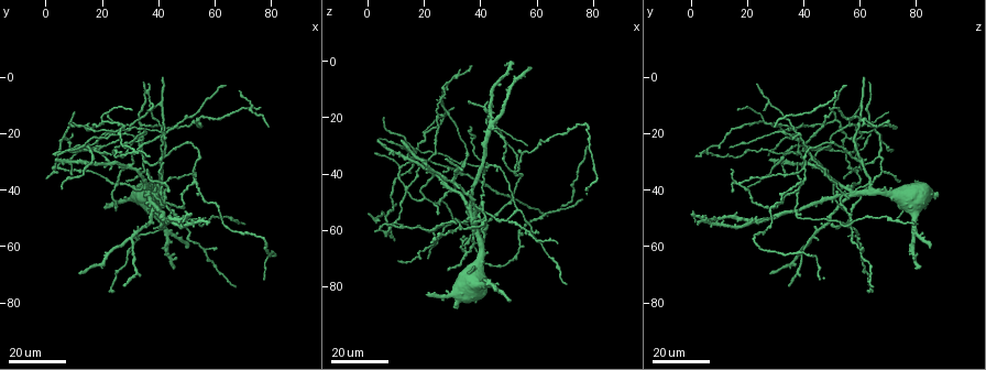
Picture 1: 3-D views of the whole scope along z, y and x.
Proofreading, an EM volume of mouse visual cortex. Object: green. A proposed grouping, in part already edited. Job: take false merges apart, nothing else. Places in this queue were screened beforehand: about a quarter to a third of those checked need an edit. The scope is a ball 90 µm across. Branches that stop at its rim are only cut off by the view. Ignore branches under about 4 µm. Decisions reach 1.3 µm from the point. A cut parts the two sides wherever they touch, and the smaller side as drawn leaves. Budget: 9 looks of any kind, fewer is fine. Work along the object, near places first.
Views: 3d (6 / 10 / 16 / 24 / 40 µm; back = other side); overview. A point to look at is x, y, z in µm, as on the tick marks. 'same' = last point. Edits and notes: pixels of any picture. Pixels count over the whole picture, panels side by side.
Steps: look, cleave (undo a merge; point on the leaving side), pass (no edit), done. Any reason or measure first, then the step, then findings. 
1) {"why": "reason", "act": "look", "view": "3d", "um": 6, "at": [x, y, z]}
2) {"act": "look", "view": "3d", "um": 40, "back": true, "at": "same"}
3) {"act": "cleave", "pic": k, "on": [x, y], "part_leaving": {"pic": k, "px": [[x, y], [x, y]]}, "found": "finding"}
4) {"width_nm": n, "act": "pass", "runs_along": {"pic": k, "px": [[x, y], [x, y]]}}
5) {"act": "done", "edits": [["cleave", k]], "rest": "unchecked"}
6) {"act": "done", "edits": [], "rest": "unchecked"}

{"why": "a fork", "act": "look", "view": "3d", "um": 16, "at": [20, 15, 25]}

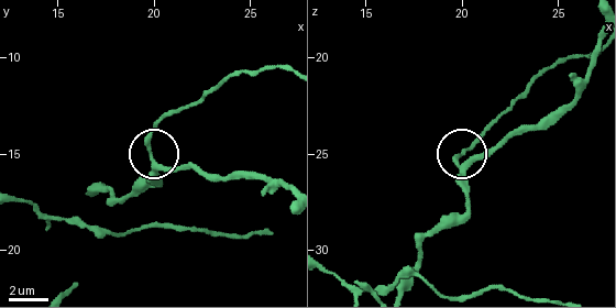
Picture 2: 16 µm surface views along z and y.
{"act": "look", "view": "3d", "um": 10, "at": [20.0, 15.4, 25.7]}

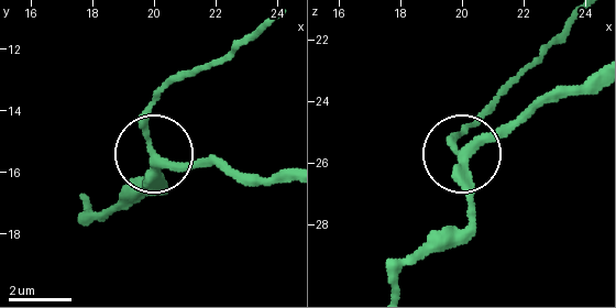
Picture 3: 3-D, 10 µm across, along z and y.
{"act": "pass", "runs_along": {"pic": 3, "px": [[84, 206], [106, 211], [161, 188], [144, 124], [157, 88]]}, "found": "all the same neuron"}

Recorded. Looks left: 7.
{"why": "four arms meet", "act": "look", "view": "3d", "um": 16, "at": [42, 39, 16]}

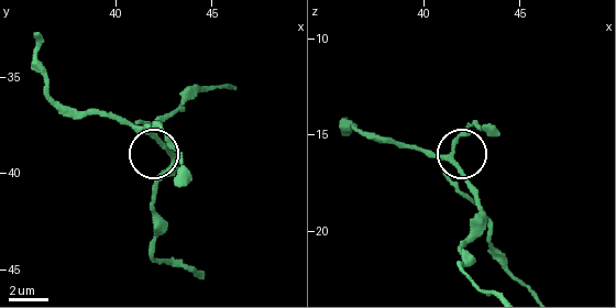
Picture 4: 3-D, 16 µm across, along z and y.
{"act": "look", "view": "3d", "um": 6, "at": [41.5, 37.8, 16.4]}

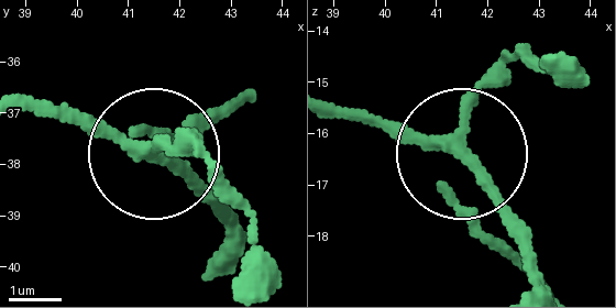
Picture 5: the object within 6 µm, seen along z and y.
{"act": "look", "view": "3d", "um": 6, "back": true, "at": [41.55, 37.85, 16.40]}

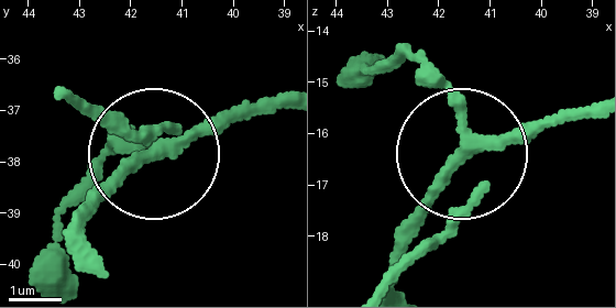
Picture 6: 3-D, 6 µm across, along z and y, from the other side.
{"act": "pass", "runs_along": {"pic": 6, "px": [[386, 284], [474, 193], [465, 162], [391, 253]]}, "found": "continuous, no second neuron"}

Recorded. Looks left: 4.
{"why": "small branch off a trunk", "act": "look", "view": "3d", "um": 16, "at": [53, 51, 53]}

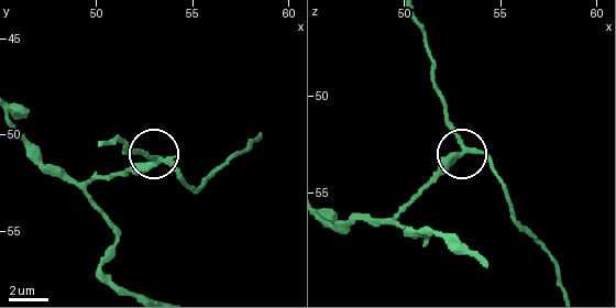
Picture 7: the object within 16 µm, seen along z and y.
{"act": "look", "view": "3d", "um": 6, "at": [53.3, 51.3, 52.7]}

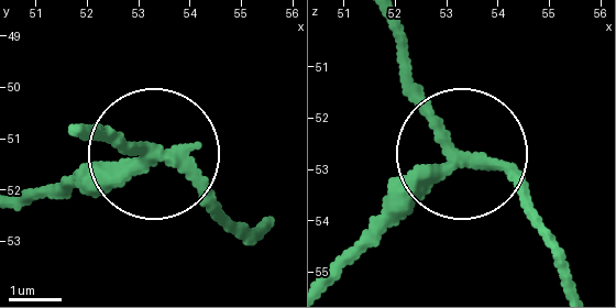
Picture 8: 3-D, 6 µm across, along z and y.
{"width_nm": 230, "act": "cleave", "pic": 8, "on": [114, 132], "found": "two neurons meet here"}

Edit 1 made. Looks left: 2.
{"act": "done", "edits": [["cleave", 8]], "rest": "unchecked"}

